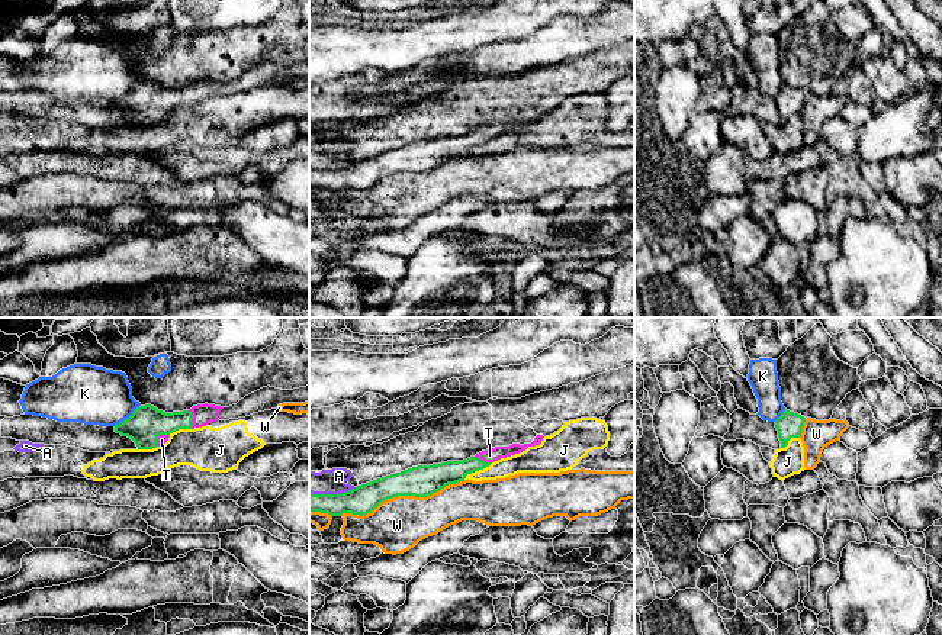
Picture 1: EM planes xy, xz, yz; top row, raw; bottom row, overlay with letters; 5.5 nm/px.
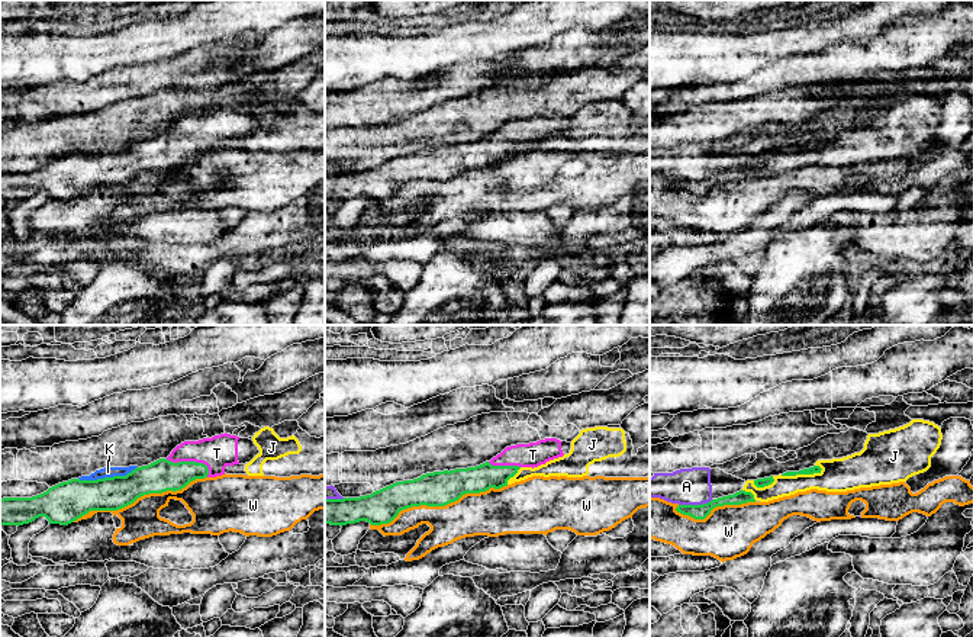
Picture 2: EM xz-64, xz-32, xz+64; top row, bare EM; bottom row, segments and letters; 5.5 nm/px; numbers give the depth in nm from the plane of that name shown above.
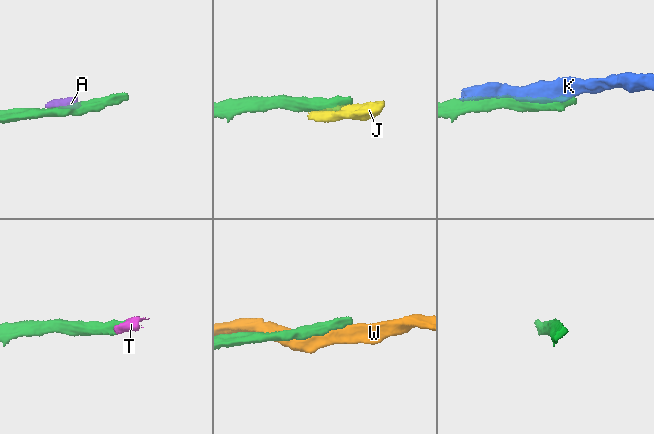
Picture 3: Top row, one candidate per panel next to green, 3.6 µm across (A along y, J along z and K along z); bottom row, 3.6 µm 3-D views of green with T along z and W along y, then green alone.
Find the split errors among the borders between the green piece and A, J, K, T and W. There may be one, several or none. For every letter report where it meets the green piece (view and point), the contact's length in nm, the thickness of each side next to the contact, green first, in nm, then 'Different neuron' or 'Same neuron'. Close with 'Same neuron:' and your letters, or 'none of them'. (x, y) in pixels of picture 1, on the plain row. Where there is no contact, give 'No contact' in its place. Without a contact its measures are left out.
A: Touches green at xz (333, 170). Shared border 260 nm. Thickness 160 nm (green) against 140 nm. Different neuron
J: Touches green at xz (478, 145). Shared border 190 nm. Thickness 150 nm (green) against 110 nm. Different neuron
K: Touches green at xy (128, 93). Shared border 190 nm. Thickness 200 nm (green) against 320 nm. Different neuron
T: Touches green at xy (192, 93). Shared border 110 nm. Thickness 190 nm (green) against 110 nm. Same neuron
W: Touches green at xz (402, 170). Shared border 700 nm. Thickness 170 nm (green) against 300 nm. Different neuron
Same neuron: T

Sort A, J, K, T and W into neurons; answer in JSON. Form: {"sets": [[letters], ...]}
{"sets": [["A", "J"], ["K"], ["T"], ["W"]]}

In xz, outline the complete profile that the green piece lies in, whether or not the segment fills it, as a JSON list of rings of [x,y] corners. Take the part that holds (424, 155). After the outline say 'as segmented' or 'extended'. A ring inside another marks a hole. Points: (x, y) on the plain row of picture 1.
[[[537,110],[531,119],[512,119],[482,126],[463,136],[447,136],[433,141],[418,141],[395,148],[340,170],[309,168],[309,187],[341,191],[343,188],[367,190],[382,177],[398,171],[427,173],[449,159],[464,157],[467,149],[483,145],[492,138],[540,120],[543,110]]] | extended

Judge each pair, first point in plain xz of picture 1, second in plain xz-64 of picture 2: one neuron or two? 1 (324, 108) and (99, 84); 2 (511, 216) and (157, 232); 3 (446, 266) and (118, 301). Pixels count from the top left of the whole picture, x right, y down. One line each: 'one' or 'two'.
1: one
2: one
3: one

